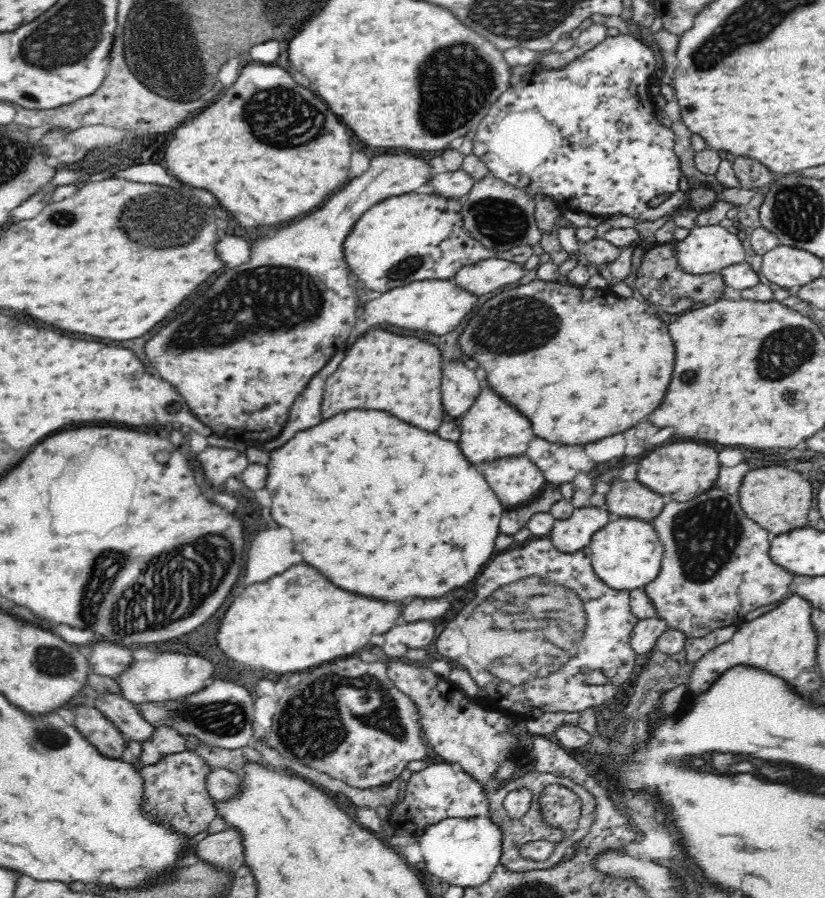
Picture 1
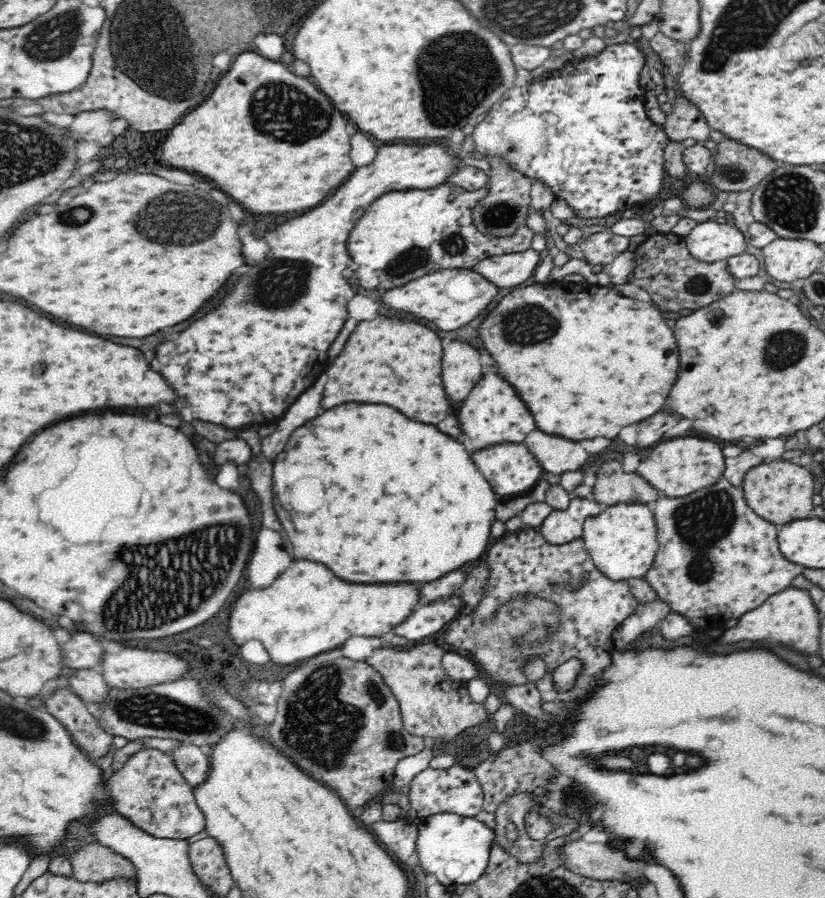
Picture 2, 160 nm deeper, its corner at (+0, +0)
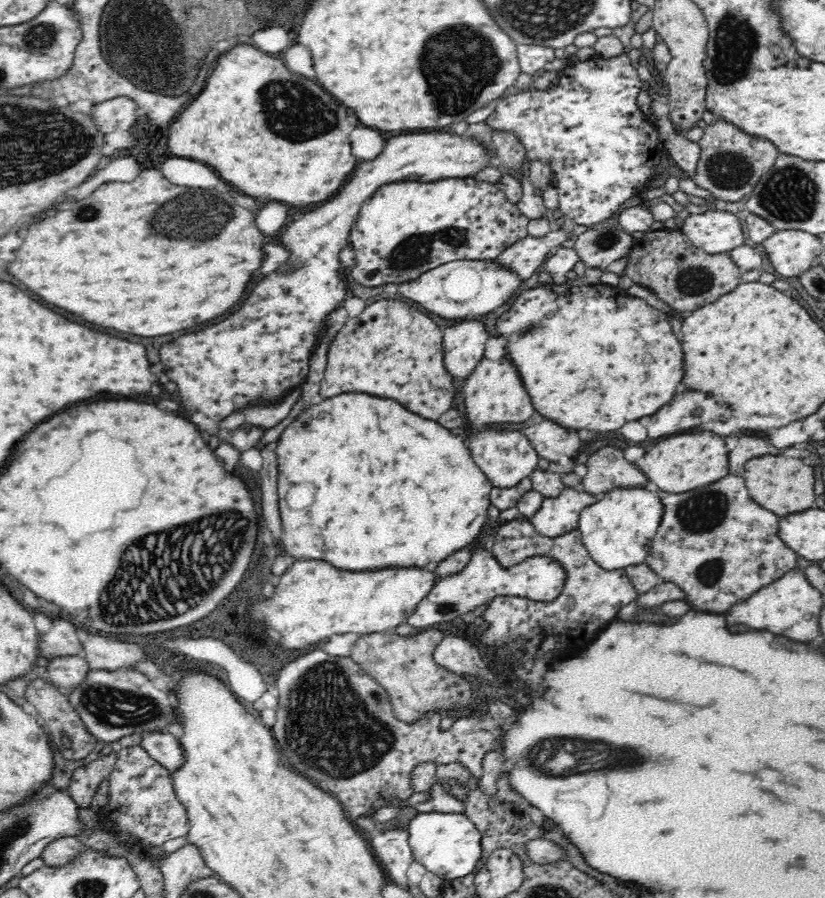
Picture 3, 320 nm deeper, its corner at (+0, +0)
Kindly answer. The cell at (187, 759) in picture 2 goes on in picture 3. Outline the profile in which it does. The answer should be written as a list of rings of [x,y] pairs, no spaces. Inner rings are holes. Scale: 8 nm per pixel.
[[[160,731],[142,732],[139,745],[169,772],[182,767],[182,747],[174,735]]]

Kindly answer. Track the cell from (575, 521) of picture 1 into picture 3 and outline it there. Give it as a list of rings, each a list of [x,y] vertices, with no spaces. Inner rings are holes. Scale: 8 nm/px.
[[[564,486],[558,496],[542,500],[542,506],[528,519],[544,536],[560,536],[578,527],[580,512],[594,504],[599,495]]]

